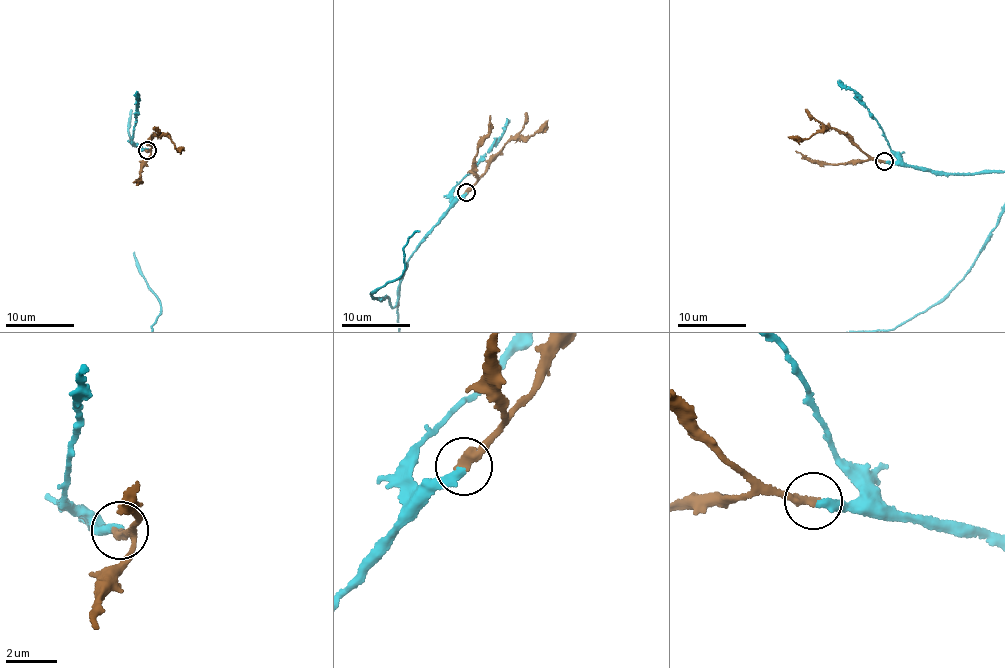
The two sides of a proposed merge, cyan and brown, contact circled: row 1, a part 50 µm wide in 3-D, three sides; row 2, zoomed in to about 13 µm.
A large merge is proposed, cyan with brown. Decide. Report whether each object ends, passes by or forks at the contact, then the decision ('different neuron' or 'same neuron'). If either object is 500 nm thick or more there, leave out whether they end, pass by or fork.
cyan ends | brown ends | same neuron

